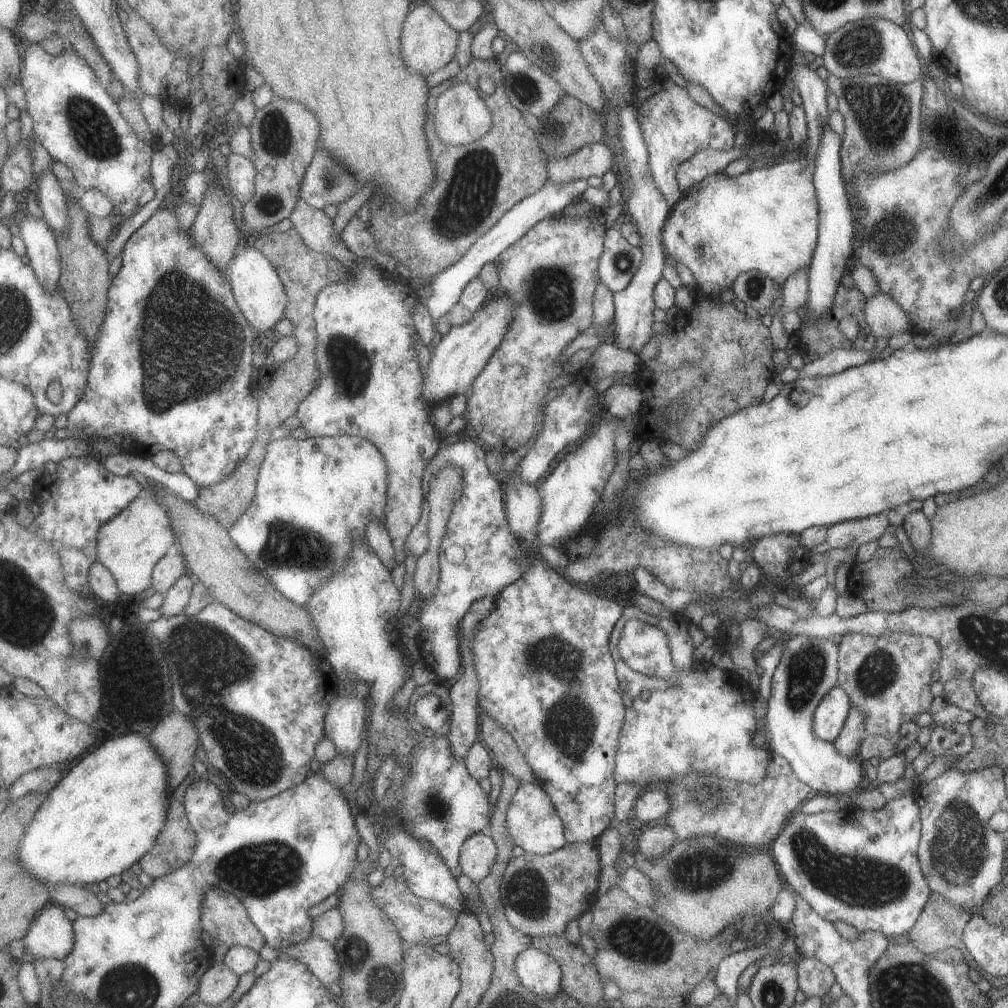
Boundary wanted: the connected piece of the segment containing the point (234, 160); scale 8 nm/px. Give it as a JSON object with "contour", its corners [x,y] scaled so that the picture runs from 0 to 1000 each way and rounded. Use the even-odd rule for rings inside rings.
{"contour":[[[229,151],[225,156],[225,188],[241,202],[252,196],[256,166],[244,155]]]}

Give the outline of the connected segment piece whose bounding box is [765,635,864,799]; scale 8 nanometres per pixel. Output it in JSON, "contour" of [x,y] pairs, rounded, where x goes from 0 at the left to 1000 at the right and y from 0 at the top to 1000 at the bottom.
{"contour":[[[785,630],[780,632],[779,644],[776,645],[775,655],[771,658],[764,677],[764,690],[760,694],[761,742],[767,749],[776,750],[784,758],[785,764],[794,775],[797,775],[807,788],[840,789],[843,793],[852,783],[854,764],[857,757],[851,751],[836,751],[825,737],[811,732],[805,724],[806,708],[818,688],[831,677],[831,640],[824,632],[800,632]]]}

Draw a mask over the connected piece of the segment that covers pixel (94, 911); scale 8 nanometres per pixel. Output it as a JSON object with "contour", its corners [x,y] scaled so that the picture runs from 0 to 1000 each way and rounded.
{"contour":[[[61,876],[54,881],[51,894],[62,900],[70,901],[83,910],[93,910],[102,905],[103,899],[90,879]]]}

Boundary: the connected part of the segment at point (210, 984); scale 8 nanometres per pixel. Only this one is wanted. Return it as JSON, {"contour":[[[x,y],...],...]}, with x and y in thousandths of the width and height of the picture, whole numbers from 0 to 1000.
{"contour":[[[213,954],[203,962],[194,992],[216,998],[231,988],[237,974],[237,967],[225,955]]]}

